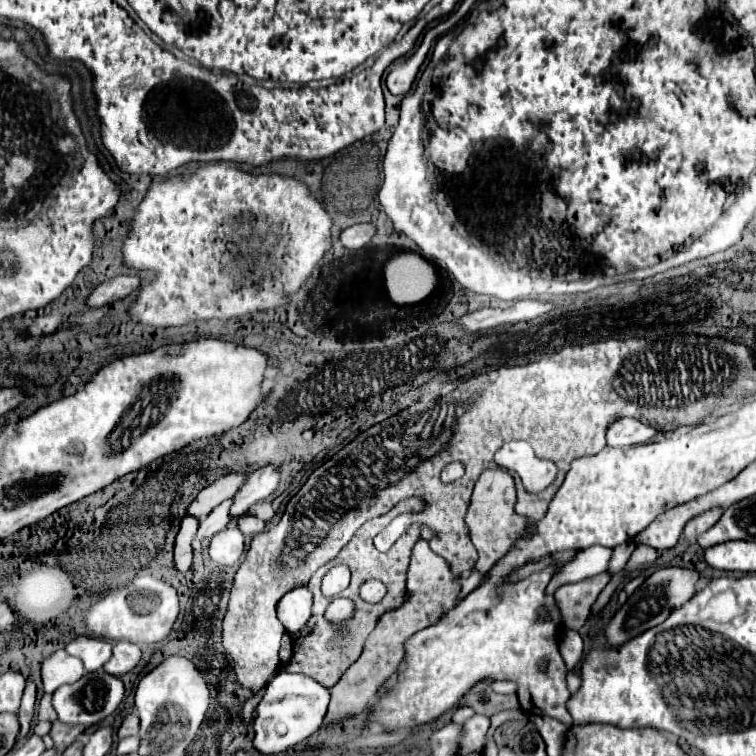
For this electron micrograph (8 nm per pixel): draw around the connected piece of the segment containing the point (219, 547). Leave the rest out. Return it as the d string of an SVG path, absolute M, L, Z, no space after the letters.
M228 527L212 537L210 541L210 559L220 565L236 565L244 555L244 535L238 527Z

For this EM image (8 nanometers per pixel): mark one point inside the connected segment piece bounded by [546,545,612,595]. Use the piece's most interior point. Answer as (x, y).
(595, 559)

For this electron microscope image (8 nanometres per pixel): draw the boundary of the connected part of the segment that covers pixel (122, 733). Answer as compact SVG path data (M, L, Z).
M128 715L128 717L122 721L120 729L118 729L118 737L124 739L124 737L136 735L136 733L138 733L138 717L136 717L136 715Z

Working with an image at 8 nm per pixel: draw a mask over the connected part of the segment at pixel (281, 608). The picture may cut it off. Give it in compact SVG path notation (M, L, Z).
M298 587L286 593L278 603L278 619L290 635L296 635L310 619L312 595L306 587Z

